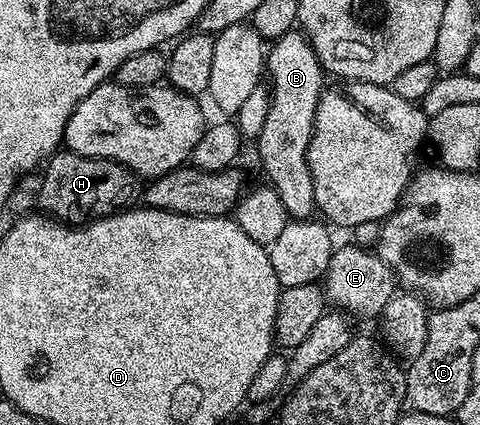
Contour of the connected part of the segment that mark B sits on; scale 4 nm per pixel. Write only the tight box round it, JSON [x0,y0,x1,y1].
[254,29,326,219]

